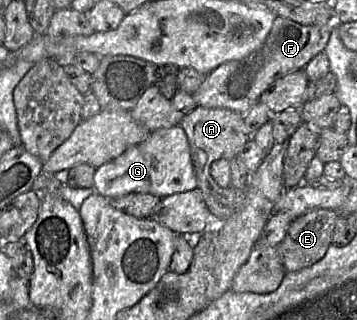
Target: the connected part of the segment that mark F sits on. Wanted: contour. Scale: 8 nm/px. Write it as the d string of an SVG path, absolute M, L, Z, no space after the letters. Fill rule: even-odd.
M277 16L263 46L240 60L231 60L219 65L211 71L200 87L192 93L197 106L207 108L227 108L241 115L245 115L252 106L259 102L261 94L276 80L297 71L305 66L319 53L324 52L329 41L333 24L301 25L291 19Z

